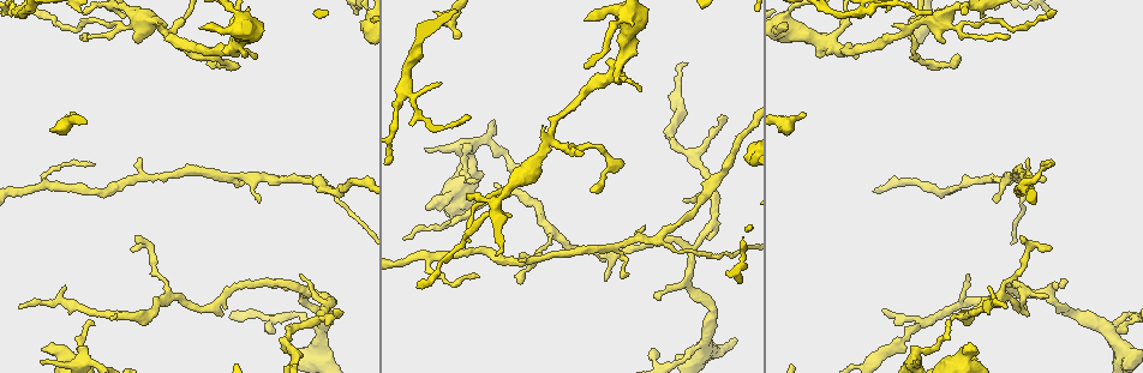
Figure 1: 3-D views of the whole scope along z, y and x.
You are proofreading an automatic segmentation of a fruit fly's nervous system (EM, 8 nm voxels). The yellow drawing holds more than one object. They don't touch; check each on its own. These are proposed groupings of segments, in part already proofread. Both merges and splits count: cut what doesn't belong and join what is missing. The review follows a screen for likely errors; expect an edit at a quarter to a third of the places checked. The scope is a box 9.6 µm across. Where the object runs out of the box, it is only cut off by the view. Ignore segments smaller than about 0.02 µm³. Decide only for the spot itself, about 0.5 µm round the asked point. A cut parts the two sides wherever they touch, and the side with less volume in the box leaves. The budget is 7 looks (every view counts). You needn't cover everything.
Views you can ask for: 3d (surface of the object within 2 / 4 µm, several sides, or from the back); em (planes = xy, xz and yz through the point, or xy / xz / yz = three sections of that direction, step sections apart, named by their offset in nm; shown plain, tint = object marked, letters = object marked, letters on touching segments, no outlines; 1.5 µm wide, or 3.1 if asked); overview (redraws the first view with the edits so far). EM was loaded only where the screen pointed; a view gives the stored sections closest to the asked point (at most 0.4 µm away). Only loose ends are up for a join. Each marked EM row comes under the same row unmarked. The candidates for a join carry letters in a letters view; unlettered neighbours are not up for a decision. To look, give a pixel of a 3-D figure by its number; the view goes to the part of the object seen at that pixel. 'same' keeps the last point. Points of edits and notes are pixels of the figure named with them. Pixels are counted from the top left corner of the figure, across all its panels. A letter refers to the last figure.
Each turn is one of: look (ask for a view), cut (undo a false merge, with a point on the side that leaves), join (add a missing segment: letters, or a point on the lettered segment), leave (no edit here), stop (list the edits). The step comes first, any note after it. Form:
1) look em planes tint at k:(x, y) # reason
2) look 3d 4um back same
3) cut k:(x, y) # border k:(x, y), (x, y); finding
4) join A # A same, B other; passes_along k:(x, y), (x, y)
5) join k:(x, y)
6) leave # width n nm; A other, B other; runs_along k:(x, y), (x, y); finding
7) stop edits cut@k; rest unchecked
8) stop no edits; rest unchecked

look em planes letters at 1:(1045, 163) # tapers out

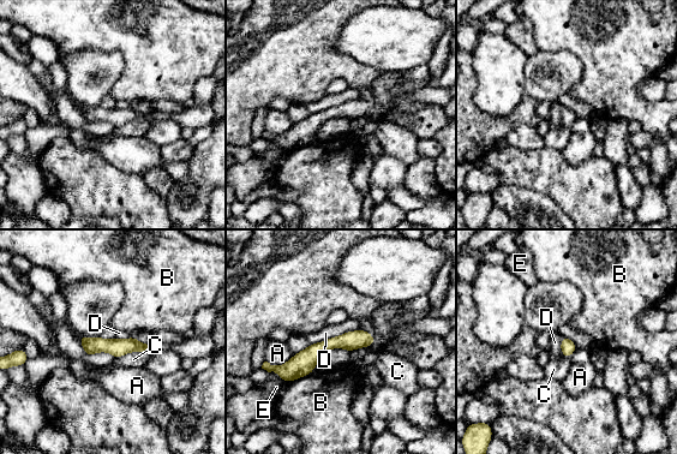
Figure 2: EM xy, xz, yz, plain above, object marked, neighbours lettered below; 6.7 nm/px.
leave # width 100 nm; longest_contact D 360 nm; A other, B other, C other, D other, E other; none of them fits

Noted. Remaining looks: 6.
look em xz step 8 letters at 1:(404, 238) # long arm stops here

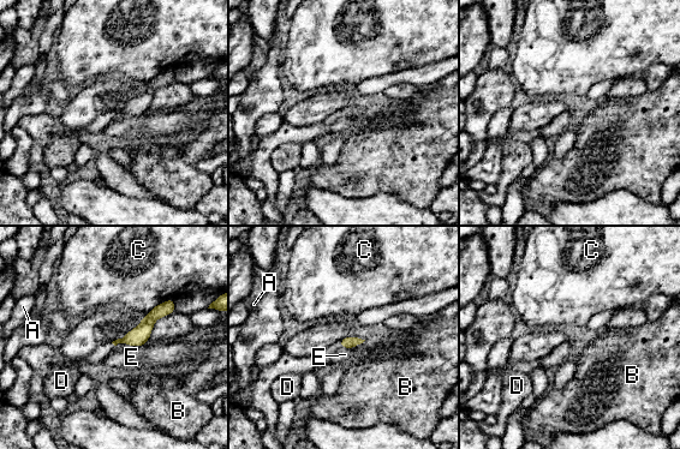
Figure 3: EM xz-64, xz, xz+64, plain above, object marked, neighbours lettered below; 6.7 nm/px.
leave # width 80 nm; A other, B other, C other, D other, E other; none of them fits

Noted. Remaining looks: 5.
look 3d 4um at 1:(1048, 296) # free end

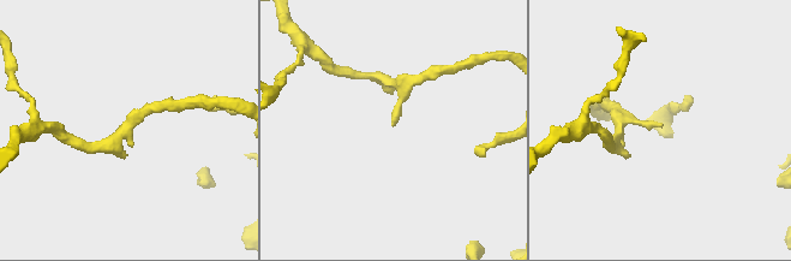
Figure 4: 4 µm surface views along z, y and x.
look em xz step 8 tint at 4:(393, 125)

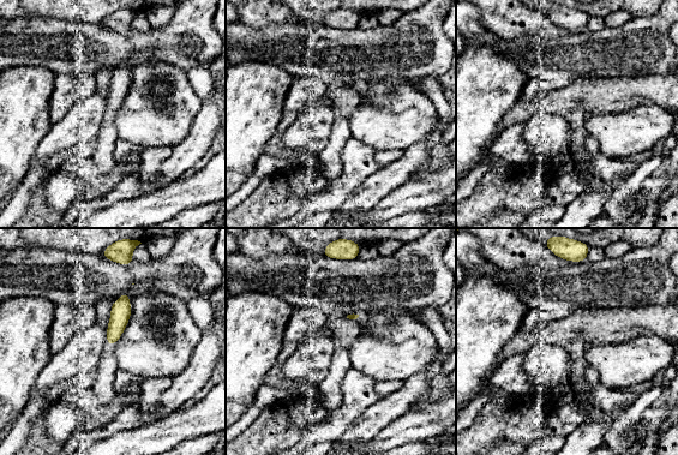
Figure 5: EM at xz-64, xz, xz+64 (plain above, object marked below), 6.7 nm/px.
look em xy step 4 letters same # cut it another way

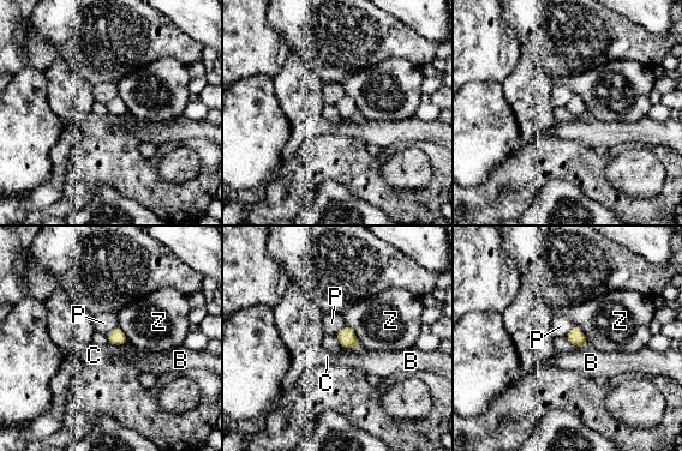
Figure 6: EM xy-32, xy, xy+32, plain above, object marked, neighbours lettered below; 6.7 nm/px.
leave # B other, C other, P other, Z other; border 6:(118, 325), (106, 334); none of them fits

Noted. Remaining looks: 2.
stop no edits; rest unchecked

